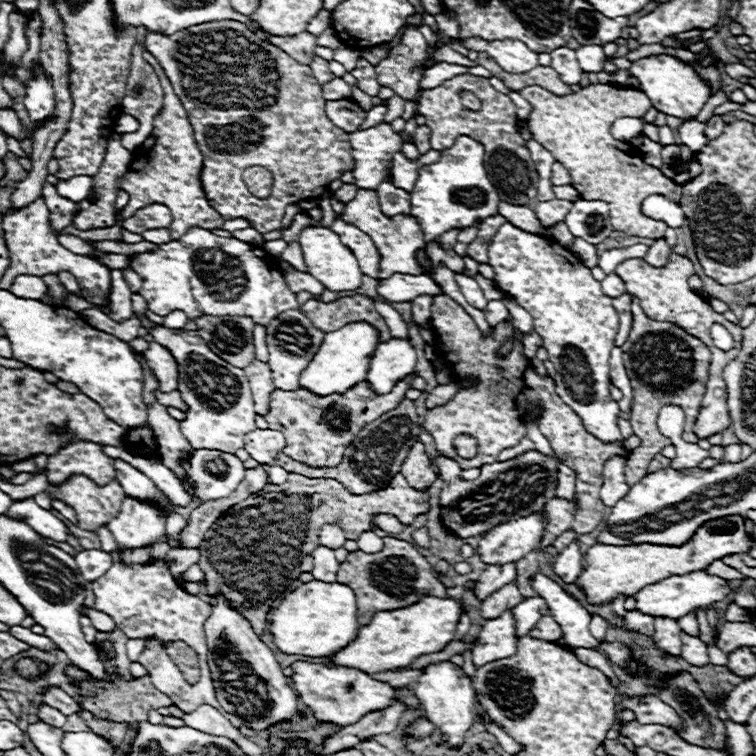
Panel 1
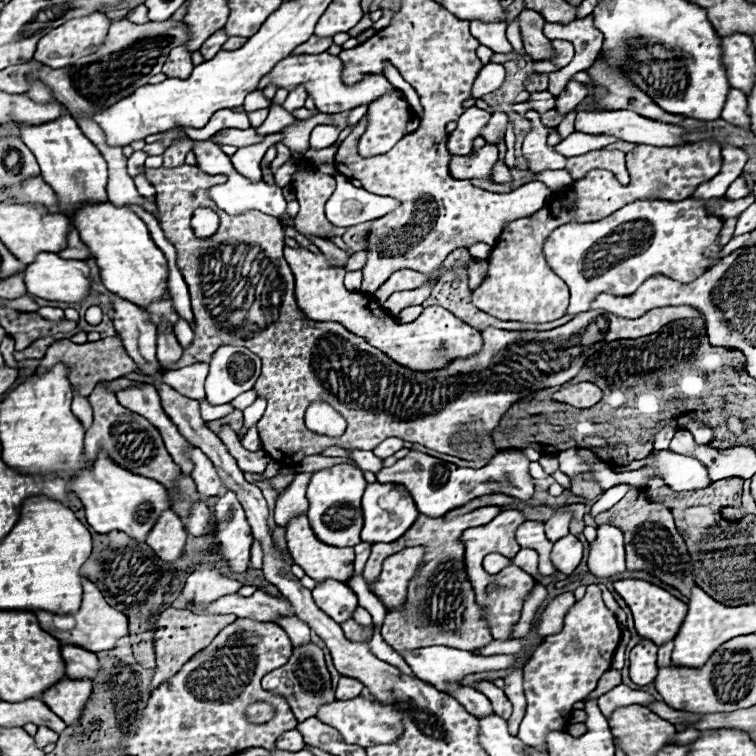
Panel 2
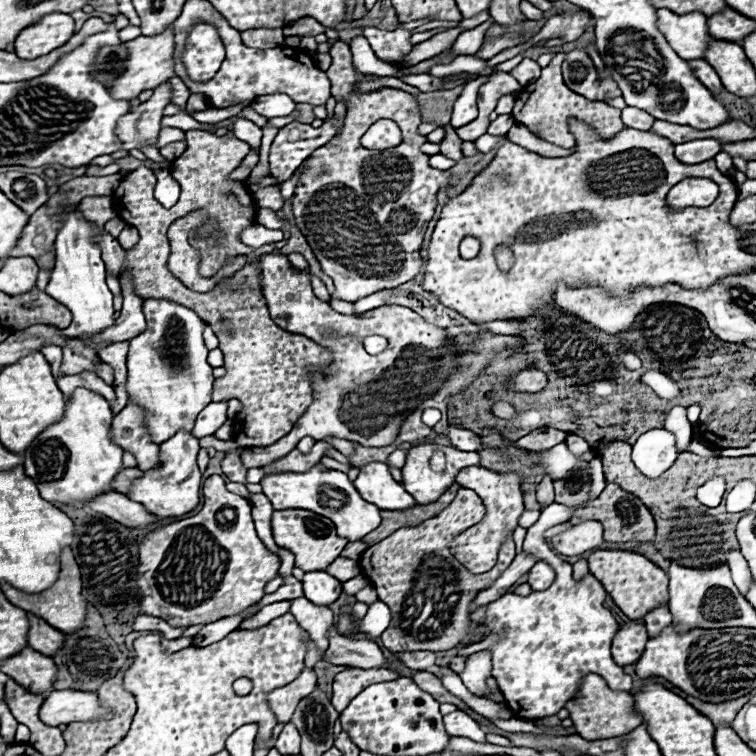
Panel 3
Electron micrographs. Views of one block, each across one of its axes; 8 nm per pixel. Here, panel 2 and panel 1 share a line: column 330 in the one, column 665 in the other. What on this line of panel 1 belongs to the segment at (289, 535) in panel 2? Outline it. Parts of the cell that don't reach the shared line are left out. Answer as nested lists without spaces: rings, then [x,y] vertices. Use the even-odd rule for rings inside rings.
[[[728,516],[706,522],[684,546],[658,546],[658,544],[630,544],[610,546],[596,544],[584,552],[584,570],[576,584],[586,596],[588,604],[608,604],[622,596],[634,596],[648,584],[656,584],[670,576],[682,576],[706,568],[710,562],[720,560],[726,554],[750,552],[750,540],[742,528],[742,518]]]

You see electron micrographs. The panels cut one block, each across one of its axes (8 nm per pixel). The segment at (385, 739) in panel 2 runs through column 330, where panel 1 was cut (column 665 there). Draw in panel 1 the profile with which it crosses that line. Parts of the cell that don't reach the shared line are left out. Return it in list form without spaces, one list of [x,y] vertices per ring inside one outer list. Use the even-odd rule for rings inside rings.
[[[624,696],[622,704],[636,714],[636,720],[640,724],[660,724],[672,730],[678,730],[684,726],[684,720],[676,714],[676,710],[666,702],[662,702],[658,696],[646,696],[646,698]]]

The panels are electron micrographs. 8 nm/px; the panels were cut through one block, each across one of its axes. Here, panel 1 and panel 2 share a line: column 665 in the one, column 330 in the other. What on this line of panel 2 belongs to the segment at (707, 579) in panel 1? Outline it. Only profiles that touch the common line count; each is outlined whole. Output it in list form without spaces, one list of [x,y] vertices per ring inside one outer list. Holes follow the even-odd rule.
[[[338,580],[318,582],[312,590],[312,596],[316,600],[316,606],[338,624],[350,620],[354,610],[358,608],[356,594],[350,590],[348,584],[342,584]]]

